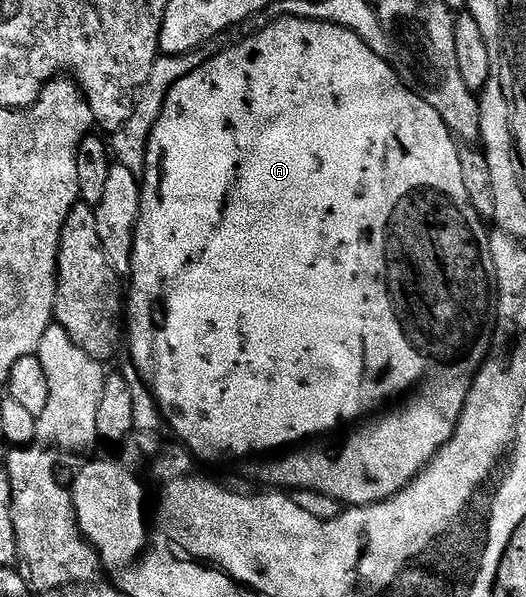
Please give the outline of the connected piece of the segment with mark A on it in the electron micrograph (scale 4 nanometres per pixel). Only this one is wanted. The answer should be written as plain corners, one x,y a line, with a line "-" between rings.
286,17
286,18
278,18
278,19
277,19
277,21
274,21
274,22
272,22
272,23
270,23
270,25
269,25
269,26
268,26
268,27
266,27
266,28
265,28
265,29
264,29
264,30
260,30
260,31
258,31
258,33
257,33
257,34
254,34
254,36
252,36
252,37
245,37
245,38
243,38
243,40
242,40
242,41
240,41
240,42
238,42
238,43
236,43
236,44
233,44
233,45
232,45
232,47
231,47
231,49
230,49
230,55
232,55
232,61
228,61
228,57
227,57
227,56
229,56
229,54
228,54
228,53
227,53
227,52
224,52
224,51
223,51
223,52
220,52
220,53
219,53
219,54
217,54
217,56
216,56
216,57
214,57
214,58
212,58
212,59
210,59
210,61
209,61
209,62
208,62
208,63
206,63
206,64
205,64
205,65
204,65
204,66
202,66
202,67
200,67
200,68
199,68
199,69
197,69
197,71
196,71
196,73
192,73
192,74
190,74
190,75
186,75
186,77
185,77
185,78
183,78
183,79
181,79
181,80
180,80
180,81
177,81
177,82
176,82
176,83
174,83
174,85
173,85
173,87
172,87
172,90
170,90
170,91
169,91
169,93
168,93
168,97
167,97
167,99
165,99
165,105
164,105
164,109
163,109
163,111
162,111
162,112
161,112
161,117
160,117
160,118
159,118
159,119
158,119
158,121
157,121
157,125
156,125
156,126
154,126
154,128
153,128
153,131
152,131
152,137
151,137
151,138
150,138
150,139
149,139
149,141
148,141
148,154
147,154
147,155
146,155
146,157
145,157
145,167
144,167
144,171
143,171
143,174
142,174
142,184
141,184
141,186
140,186
140,214
139,214
139,215
138,215
138,223
137,223
137,224
136,224
136,238
135,238
135,239
134,239
134,251
133,251
133,252
132,252
132,272
131,272
131,274
130,274
130,280
132,280
132,282
130,282
130,283
129,283
129,285
128,285
128,282
127,282
127,285
126,285
126,353
127,353
127,349
128,349
128,353
129,353
129,355
130,355
130,356
132,356
132,357
129,357
129,358
130,358
130,364
132,364
132,365
133,365
133,367
135,367
135,368
136,368
136,369
137,369
137,371
138,371
138,372
139,372
139,373
140,373
140,378
141,378
141,380
142,380
142,381
143,381
143,382
144,382
144,383
145,383
145,385
147,385
147,386
148,386
148,388
149,388
149,389
150,389
150,390
151,390
151,393
152,393
152,395
153,395
153,397
155,397
155,400
156,400
156,404
157,404
157,405
158,405
158,406
159,406
159,410
160,410
160,414
161,414
161,416
162,416
162,417
163,417
163,420
164,420
164,421
165,421
165,422
166,422
166,425
167,425
167,428
168,428
168,429
169,429
169,427
170,427
170,428
172,428
172,429
173,429
173,431
174,431
174,432
176,432
176,437
177,437
177,439
178,439
178,440
180,440
180,441
181,441
181,442
180,442
180,441
177,441
177,442
179,442
179,444
180,444
180,445
181,445
181,446
183,446
183,448
184,448
184,449
185,449
185,450
187,450
187,452
188,452
188,453
189,453
189,454
191,454
191,456
192,456
192,457
193,457
193,458
195,458
195,460
196,460
196,461
197,461
197,462
200,462
200,461
205,461
205,463
206,463
206,464
208,464
208,465
221,465
221,467
222,467
222,468
224,468
224,469
228,469
228,468
232,468
232,469
237,469
237,471
238,471
238,472
240,472
240,473
245,473
245,475
246,475
246,476
248,476
248,477
253,477
253,479
254,479
254,480
256,480
256,481
261,481
261,483
262,483
262,484
264,484
264,485
261,485
261,486
264,486
264,487
275,487
275,488
276,488
276,489
277,489
277,490
280,490
280,491
295,491
295,490
300,490
300,489
305,489
305,490
306,490
306,491
314,491
314,492
320,492
320,493
321,493
321,494
322,494
322,495
326,495
326,496
329,496
329,497
330,497
330,499
334,499
334,500
338,500
338,501
340,501
340,503
341,503
341,504
342,504
342,505
343,505
343,506
344,506
344,507
359,507
359,506
362,506
362,505
377,505
377,503
379,503
379,501
388,501
388,500
389,500
389,499
391,499
391,498
392,498
392,497
394,497
394,496
396,496
396,495
398,495
398,494
399,494
399,493
400,493
400,492
402,492
402,491
403,491
403,490
404,490
404,489
405,489
405,488
406,488
406,486
407,486
407,485
409,485
409,484
410,484
410,482
412,482
412,481
413,481
413,479
415,479
415,477
416,477
416,476
418,476
418,475
419,475
419,473
421,473
421,472
422,472
422,471
423,471
423,469
425,469
425,468
426,468
426,466
427,466
427,465
428,465
428,464
430,464
430,463
431,463
431,462
432,462
432,460
433,460
433,459
434,459
434,458
436,458
436,455
437,455
437,453
439,453
439,451
440,451
440,448
442,448
442,446
444,446
444,445
445,445
445,444
446,444
446,443
447,443
447,442
448,442
448,440
449,440
449,439
451,439
451,437
453,437
453,436
454,436
454,434
455,434
455,433
456,433
456,428
457,428
457,427
458,427
458,419
459,419
459,418
460,418
460,416
461,416
461,415
462,415
462,411
463,411
463,410
464,410
464,404
465,404
465,403
466,403
466,395
467,395
467,394
468,394
468,392
469,392
469,391
470,391
470,387
471,387
471,386
472,386
472,381
473,381
473,380
474,380
474,379
475,379
475,377
476,377
476,373
477,373
477,371
479,371
479,370
480,370
480,368
481,368
481,367
483,367
483,365
484,365
484,362
485,362
485,361
487,361
487,360
488,360
488,358
489,358
489,356
490,356
490,354
491,354
491,353
492,353
492,352
493,352
493,349
494,349
494,338
495,338
495,336
496,336
496,312
497,312
497,311
498,311
498,303
497,303
497,302
496,302
496,299
497,299
497,295
496,295
496,268
495,268
495,267
494,267
494,259
493,259
493,258
492,258
492,242
491,242
491,240
490,240
490,233
489,233
489,230
488,230
488,229
487,229
487,228
486,228
486,225
485,225
485,222
484,222
484,221
483,221
483,220
482,220
482,218
481,218
481,217
480,217
480,216
479,216
479,215
478,215
478,213
477,213
477,211
476,211
476,209
475,209
475,207
474,207
474,206
473,206
473,205
472,205
472,204
471,204
471,203
470,203
470,195
466,195
466,183
462,183
462,163
458,163
458,155
459,155
459,154
460,154
460,149
459,149
459,148
458,148
458,142
457,142
457,140
456,140
456,138
455,138
455,137
453,137
453,135
452,135
452,133
451,133
451,132
450,132
450,131
449,131
449,130
448,130
448,128
447,128
447,127
446,127
446,123
442,123
442,119
441,119
441,118
440,118
440,116
439,116
439,115
438,115
438,111
434,111
434,107
430,107
430,103
426,103
426,102
425,102
425,101
423,101
423,100
422,100
422,98
421,98
421,97
420,97
420,96
418,96
418,95
417,95
417,94
416,94
416,93
413,93
413,92
412,92
412,90
411,90
411,89
409,89
409,88
408,88
408,86
407,86
407,85
405,85
405,84
404,84
404,82
403,82
403,81
401,81
401,80
400,80
400,78
399,78
399,77
397,77
397,75
396,75
396,70
395,70
395,69
393,69
393,68
392,68
392,66
391,66
391,64
389,64
389,62
388,62
388,61
387,61
387,60
385,60
385,58
382,58
382,57
380,57
380,56
378,56
378,54
377,54
377,53
375,53
375,52
374,52
374,51
370,51
370,47
366,47
366,43
362,43
362,39
358,39
358,35
354,35
354,34
353,34
353,33
352,33
352,32
351,32
351,31
350,31
350,30
349,30
349,29
343,29
343,28
342,28
342,27
338,27
338,26
337,26
337,25
335,25
335,24
334,24
334,23
326,23
326,22
325,22
325,21
315,21
315,20
314,20
314,19
306,19
306,18
305,18
305,17

